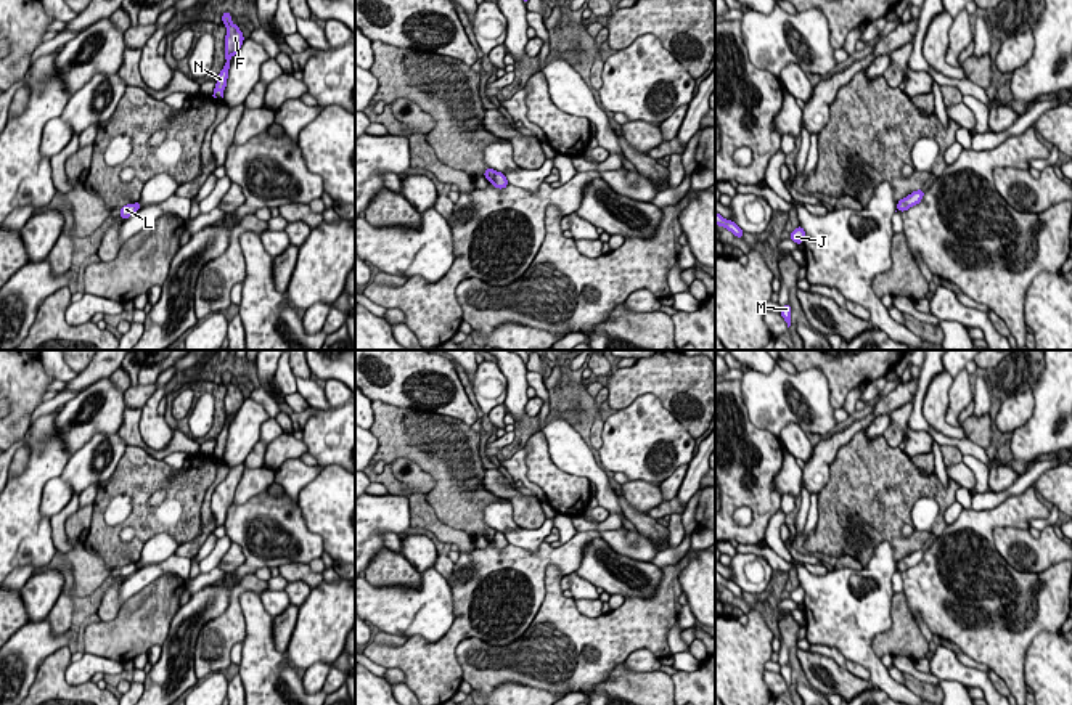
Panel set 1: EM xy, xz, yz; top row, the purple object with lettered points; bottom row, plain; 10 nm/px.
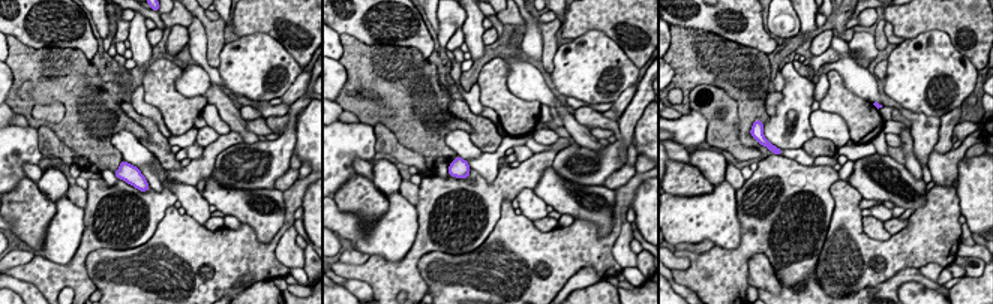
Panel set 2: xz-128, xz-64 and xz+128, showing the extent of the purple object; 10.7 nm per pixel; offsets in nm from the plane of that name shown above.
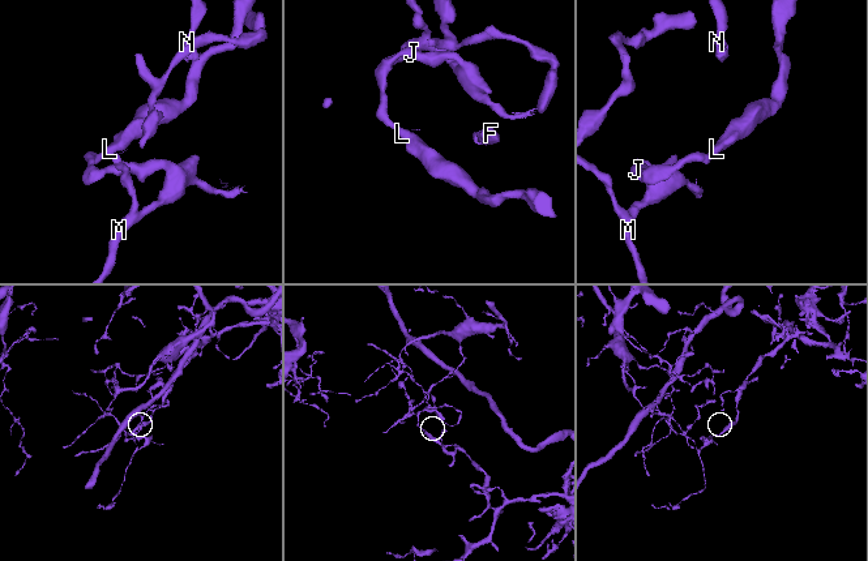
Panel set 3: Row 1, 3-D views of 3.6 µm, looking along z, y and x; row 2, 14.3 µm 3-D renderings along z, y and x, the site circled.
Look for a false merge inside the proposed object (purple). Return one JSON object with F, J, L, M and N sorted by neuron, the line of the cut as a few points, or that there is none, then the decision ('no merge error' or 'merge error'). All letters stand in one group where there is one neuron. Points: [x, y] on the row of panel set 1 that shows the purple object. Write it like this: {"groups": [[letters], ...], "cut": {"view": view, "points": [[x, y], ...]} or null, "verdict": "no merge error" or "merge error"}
{"groups": [["F", "N"], ["J", "L", "M"]], "cut": {"view": "xz", "points": [[497, 172], [490, 180]]}, "verdict": "merge error"}

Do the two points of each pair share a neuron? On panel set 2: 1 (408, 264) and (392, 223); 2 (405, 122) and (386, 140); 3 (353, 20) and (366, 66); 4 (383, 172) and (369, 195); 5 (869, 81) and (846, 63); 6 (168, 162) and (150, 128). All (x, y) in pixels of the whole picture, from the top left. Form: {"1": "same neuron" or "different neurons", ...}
{"1": "different neurons", "2": "different neurons", "3": "different neurons", "4": "different neurons", "5": "same neuron", "6": "same neuron"}

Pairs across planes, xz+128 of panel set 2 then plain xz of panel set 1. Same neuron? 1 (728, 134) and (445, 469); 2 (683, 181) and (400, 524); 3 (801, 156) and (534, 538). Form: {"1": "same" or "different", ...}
{"1": "different", "2": "different", "3": "same"}

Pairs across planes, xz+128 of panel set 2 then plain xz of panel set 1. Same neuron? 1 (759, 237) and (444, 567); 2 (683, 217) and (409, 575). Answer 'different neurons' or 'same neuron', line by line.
1: different neurons
2: different neurons

